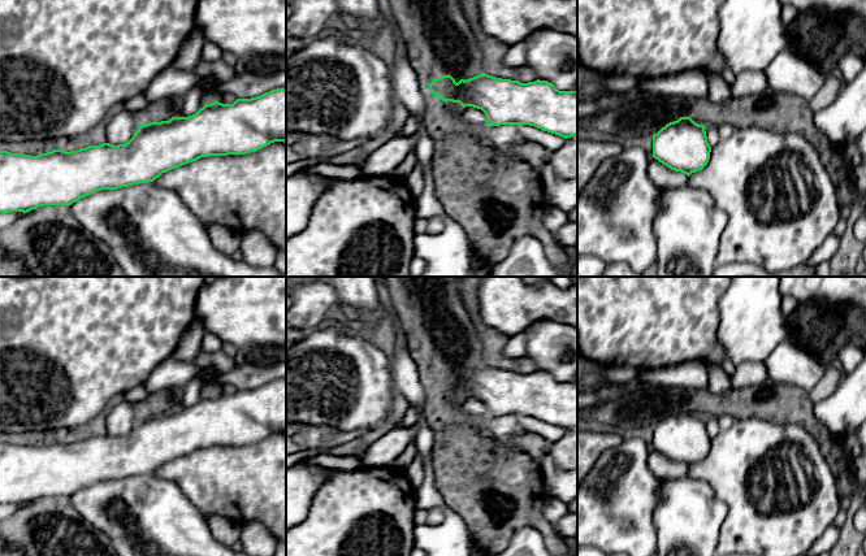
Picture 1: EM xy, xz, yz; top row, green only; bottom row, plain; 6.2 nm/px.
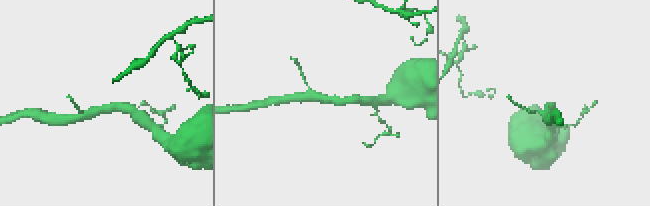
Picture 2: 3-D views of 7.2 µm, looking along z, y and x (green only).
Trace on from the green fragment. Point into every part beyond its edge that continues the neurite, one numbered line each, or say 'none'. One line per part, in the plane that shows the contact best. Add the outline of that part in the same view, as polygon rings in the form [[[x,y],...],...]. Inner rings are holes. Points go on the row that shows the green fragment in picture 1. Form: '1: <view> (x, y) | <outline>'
none

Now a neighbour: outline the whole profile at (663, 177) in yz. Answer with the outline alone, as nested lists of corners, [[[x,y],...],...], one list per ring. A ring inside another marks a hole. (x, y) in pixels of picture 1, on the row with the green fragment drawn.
[[[653,158],[648,166],[649,177],[653,183],[661,188],[676,188],[688,184],[688,175],[675,171]]]

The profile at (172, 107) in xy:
[[[173,99],[163,104],[165,113],[161,117],[155,118],[156,122],[169,121],[172,117],[177,117],[179,108],[182,107],[181,99]]]

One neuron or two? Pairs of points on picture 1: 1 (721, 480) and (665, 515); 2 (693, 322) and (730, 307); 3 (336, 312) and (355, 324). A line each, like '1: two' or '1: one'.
1: two
2: two
3: one

